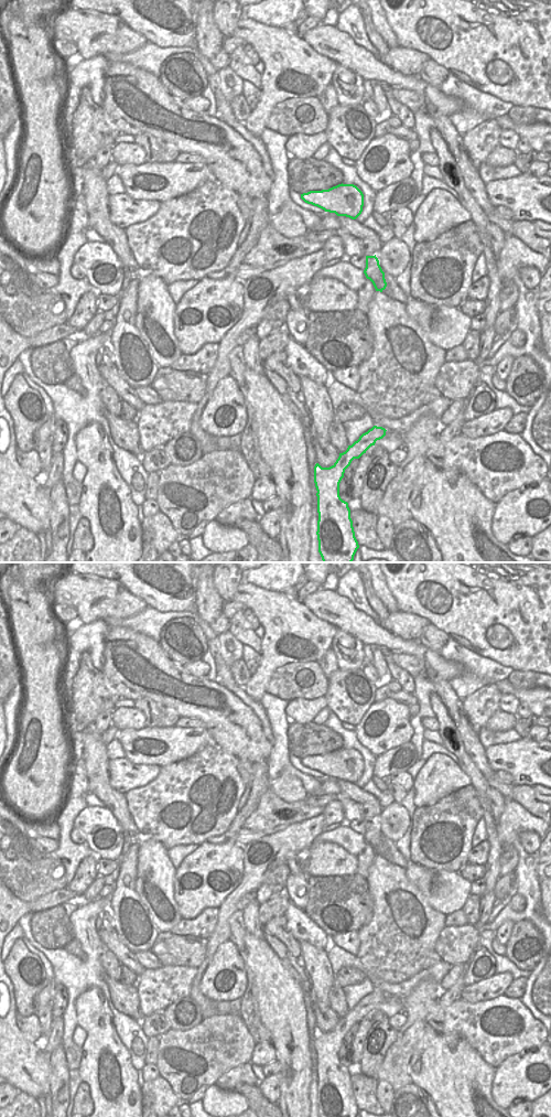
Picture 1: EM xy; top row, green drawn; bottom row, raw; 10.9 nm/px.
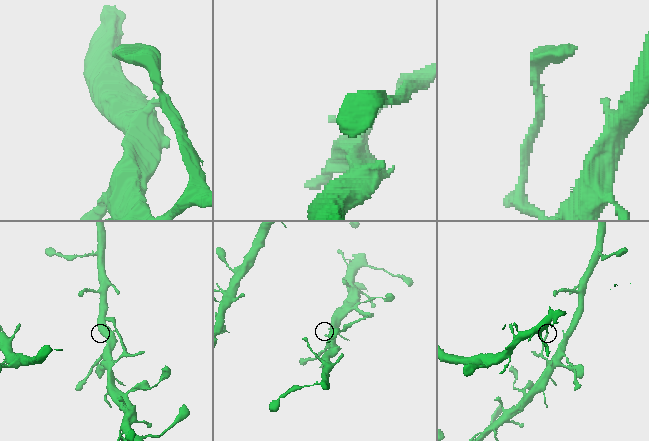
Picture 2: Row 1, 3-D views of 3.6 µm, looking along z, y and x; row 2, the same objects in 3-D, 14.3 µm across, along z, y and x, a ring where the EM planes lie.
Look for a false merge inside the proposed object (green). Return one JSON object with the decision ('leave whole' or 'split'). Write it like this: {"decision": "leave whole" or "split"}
{"decision": "split"}

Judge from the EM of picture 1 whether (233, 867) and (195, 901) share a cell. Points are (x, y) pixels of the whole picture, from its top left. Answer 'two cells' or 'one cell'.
one cell

